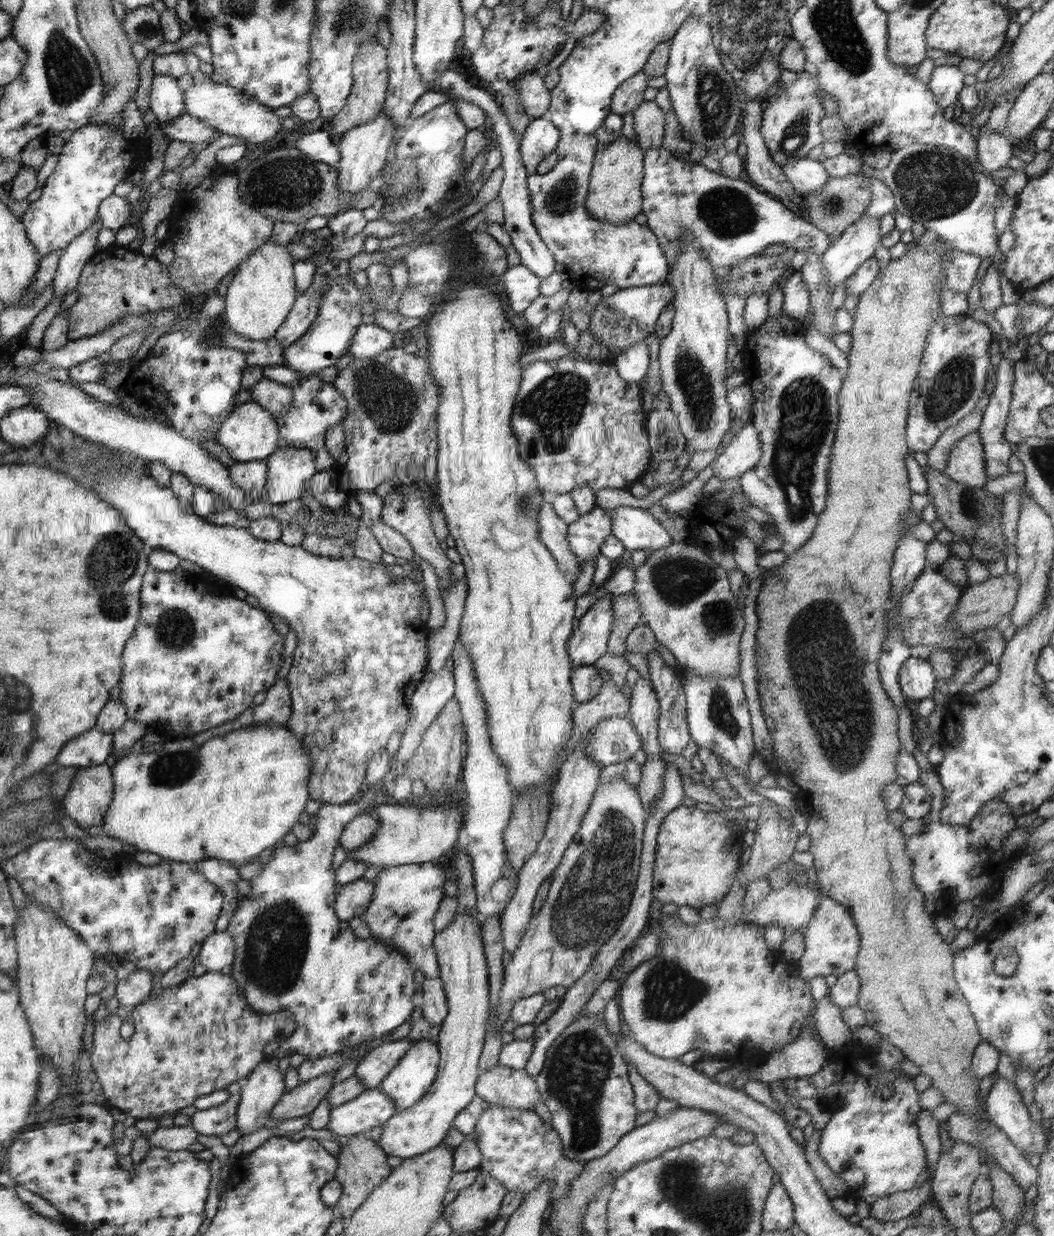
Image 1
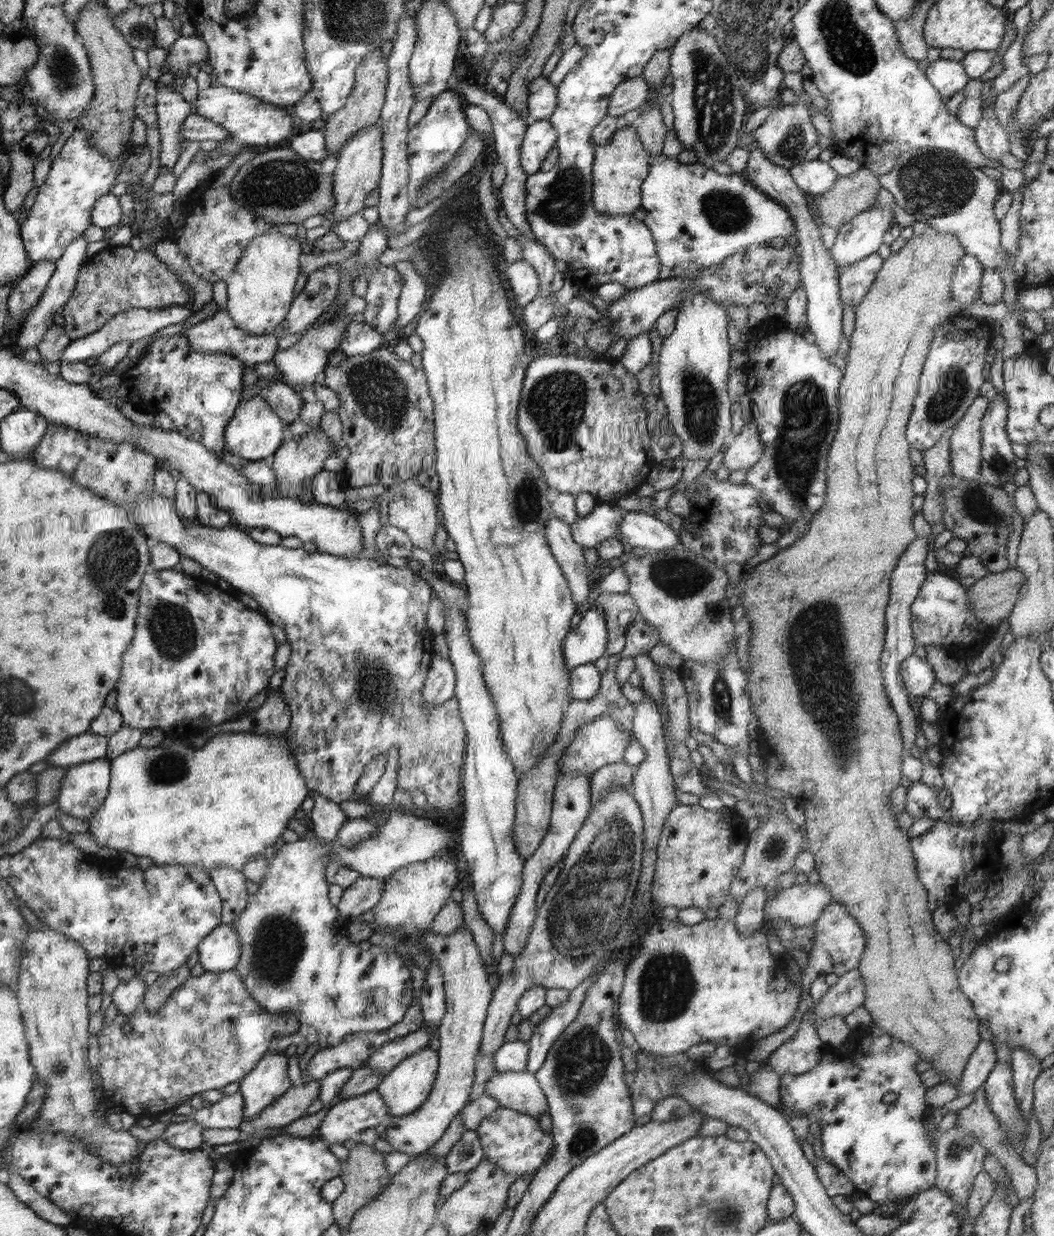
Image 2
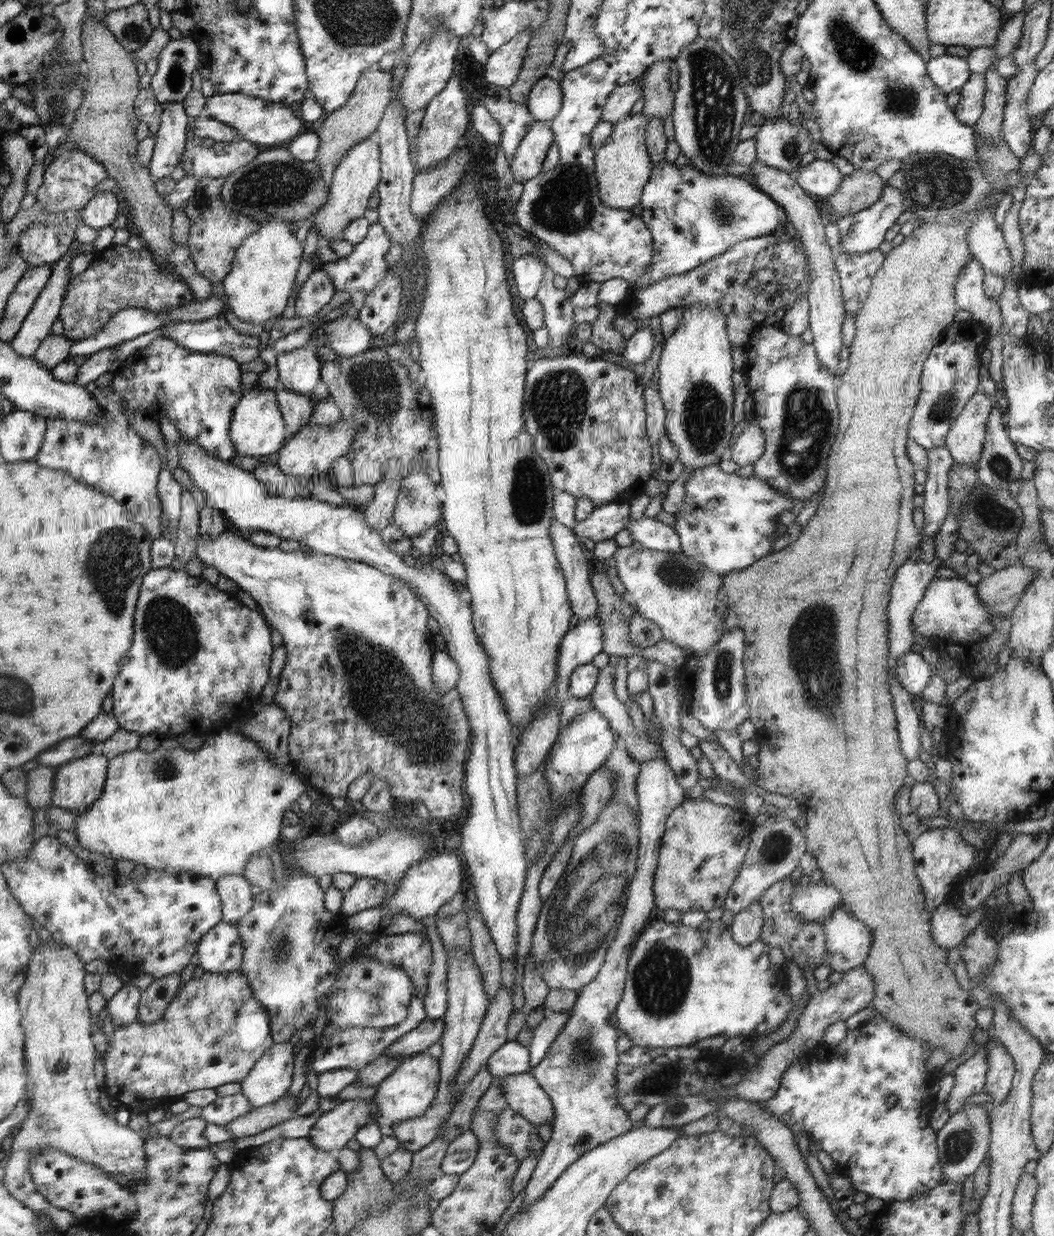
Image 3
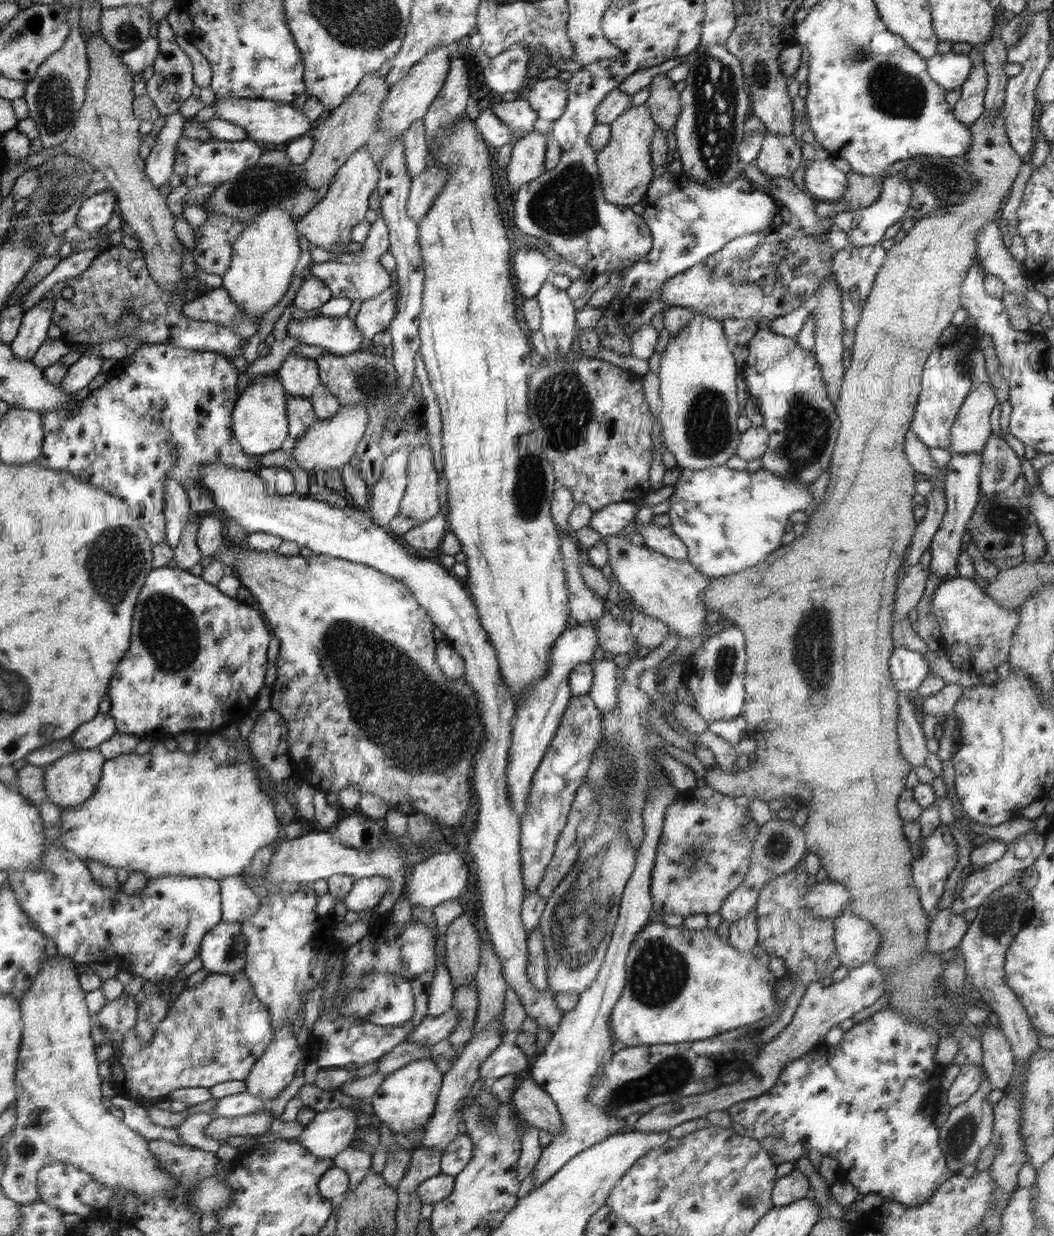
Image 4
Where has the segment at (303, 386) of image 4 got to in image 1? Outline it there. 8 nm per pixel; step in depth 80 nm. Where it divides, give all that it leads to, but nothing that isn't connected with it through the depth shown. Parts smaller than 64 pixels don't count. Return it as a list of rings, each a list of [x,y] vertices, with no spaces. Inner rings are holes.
[[[338,275],[329,279],[329,286],[323,288],[317,320],[312,328],[293,345],[287,346],[283,356],[283,366],[300,373],[300,379],[312,377],[328,366],[334,365],[339,358],[348,354],[350,340],[357,326],[362,325],[361,302],[371,302],[369,283],[364,289],[358,289],[349,275]]]

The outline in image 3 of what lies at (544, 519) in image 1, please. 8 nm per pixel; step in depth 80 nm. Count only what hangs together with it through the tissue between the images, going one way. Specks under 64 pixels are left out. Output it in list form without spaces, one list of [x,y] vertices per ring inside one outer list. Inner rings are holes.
[[[555,519],[550,525],[550,536],[565,576],[565,587],[573,614],[580,621],[597,616],[599,604],[589,579],[590,570],[582,540],[574,534],[573,529]]]

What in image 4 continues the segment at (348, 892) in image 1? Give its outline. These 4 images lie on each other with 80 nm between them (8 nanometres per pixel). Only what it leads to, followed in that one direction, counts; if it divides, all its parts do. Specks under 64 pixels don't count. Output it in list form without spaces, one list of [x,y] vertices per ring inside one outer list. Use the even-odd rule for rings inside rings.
[[[384,876],[362,878],[354,882],[352,891],[344,898],[347,910],[362,914],[376,909],[388,894],[390,880]]]

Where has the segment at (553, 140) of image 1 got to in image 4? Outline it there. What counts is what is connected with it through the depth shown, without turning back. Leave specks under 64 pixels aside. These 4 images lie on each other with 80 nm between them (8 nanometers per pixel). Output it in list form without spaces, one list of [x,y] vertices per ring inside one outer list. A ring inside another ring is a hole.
[[[534,130],[513,142],[511,159],[505,168],[509,184],[522,186],[545,174],[545,136]]]

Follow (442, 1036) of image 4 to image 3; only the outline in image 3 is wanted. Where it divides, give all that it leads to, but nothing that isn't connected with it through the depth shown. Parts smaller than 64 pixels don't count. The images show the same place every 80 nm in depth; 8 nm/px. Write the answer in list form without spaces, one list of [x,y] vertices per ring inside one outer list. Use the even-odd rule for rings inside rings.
[[[426,1017],[416,1028],[399,1038],[383,1056],[390,1055],[395,1059],[407,1059],[412,1055],[427,1052],[427,1049],[435,1042],[441,1040],[444,1027],[444,1019],[433,1019]]]

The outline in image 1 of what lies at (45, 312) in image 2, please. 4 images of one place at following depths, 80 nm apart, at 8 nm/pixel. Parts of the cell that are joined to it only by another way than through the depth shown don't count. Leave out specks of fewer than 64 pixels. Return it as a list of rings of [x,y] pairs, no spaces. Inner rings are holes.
[[[96,220],[93,226],[70,242],[61,252],[58,268],[51,282],[54,297],[63,298],[78,286],[84,266],[98,251],[96,236],[100,228],[102,228],[101,222]]]

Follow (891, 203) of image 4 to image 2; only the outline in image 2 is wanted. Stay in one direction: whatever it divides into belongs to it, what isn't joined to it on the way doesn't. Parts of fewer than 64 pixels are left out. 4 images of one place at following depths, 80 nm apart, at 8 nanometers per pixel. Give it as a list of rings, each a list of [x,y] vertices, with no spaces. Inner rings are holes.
[[[880,205],[845,222],[837,230],[834,246],[829,248],[837,271],[878,252],[890,222],[895,222],[893,210]]]

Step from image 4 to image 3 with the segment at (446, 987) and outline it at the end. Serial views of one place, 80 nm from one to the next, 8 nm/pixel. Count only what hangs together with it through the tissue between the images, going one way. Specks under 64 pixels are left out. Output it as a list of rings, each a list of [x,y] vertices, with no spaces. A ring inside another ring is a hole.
[[[432,916],[422,920],[427,930],[428,939],[432,947],[432,966],[428,975],[428,991],[424,995],[424,1006],[427,1016],[433,1019],[442,1019],[447,1011],[448,988],[448,967],[447,951],[436,931],[436,918]]]

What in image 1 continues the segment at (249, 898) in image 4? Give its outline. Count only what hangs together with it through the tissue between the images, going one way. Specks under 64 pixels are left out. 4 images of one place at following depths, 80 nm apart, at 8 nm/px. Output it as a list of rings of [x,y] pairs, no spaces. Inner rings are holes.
[[[210,859],[201,861],[196,866],[202,871],[205,878],[218,888],[221,894],[225,895],[225,908],[221,918],[218,918],[217,930],[227,930],[230,920],[233,918],[234,910],[240,906],[240,892],[236,889],[236,883],[240,881],[238,869],[230,865],[227,861]]]

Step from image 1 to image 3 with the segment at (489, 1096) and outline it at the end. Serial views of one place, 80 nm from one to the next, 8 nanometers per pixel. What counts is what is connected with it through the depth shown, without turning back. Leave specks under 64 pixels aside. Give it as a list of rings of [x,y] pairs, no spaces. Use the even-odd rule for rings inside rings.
[[[530,1072],[509,1074],[500,1080],[510,1109],[536,1126],[553,1124],[555,1112],[552,1101]]]

